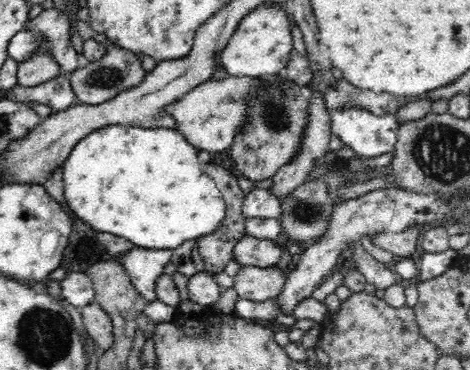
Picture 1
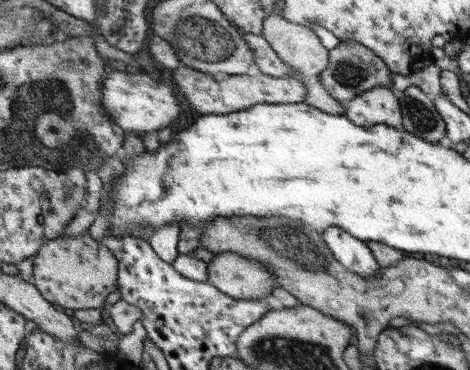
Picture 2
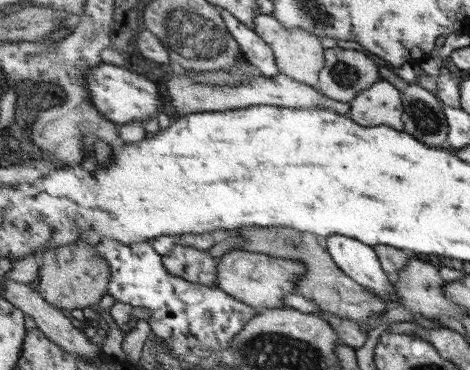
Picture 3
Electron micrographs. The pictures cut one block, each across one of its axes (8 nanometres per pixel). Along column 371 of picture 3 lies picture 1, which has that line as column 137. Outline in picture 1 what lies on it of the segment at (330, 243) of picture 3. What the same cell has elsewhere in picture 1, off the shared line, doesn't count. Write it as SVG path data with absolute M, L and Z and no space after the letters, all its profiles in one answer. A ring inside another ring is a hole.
M132 246L118 256L136 290L148 300L156 300L156 282L164 274L164 266L172 262L172 250L152 250Z

